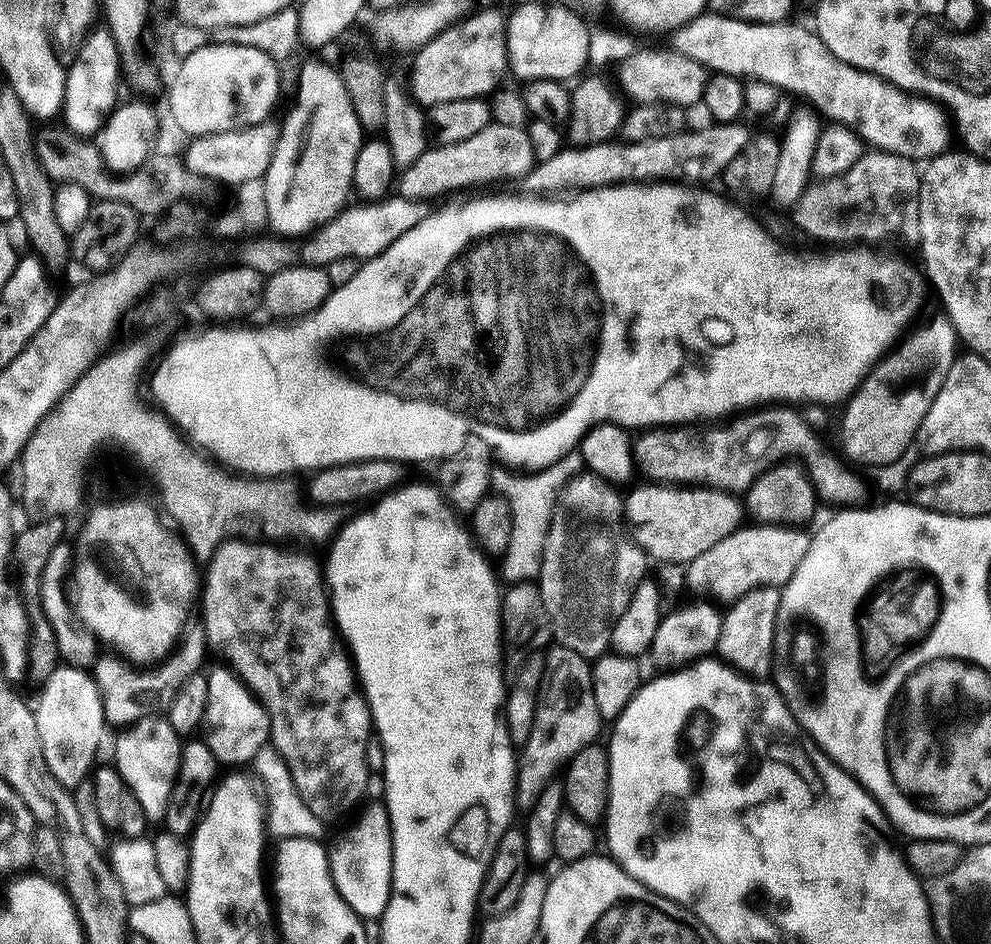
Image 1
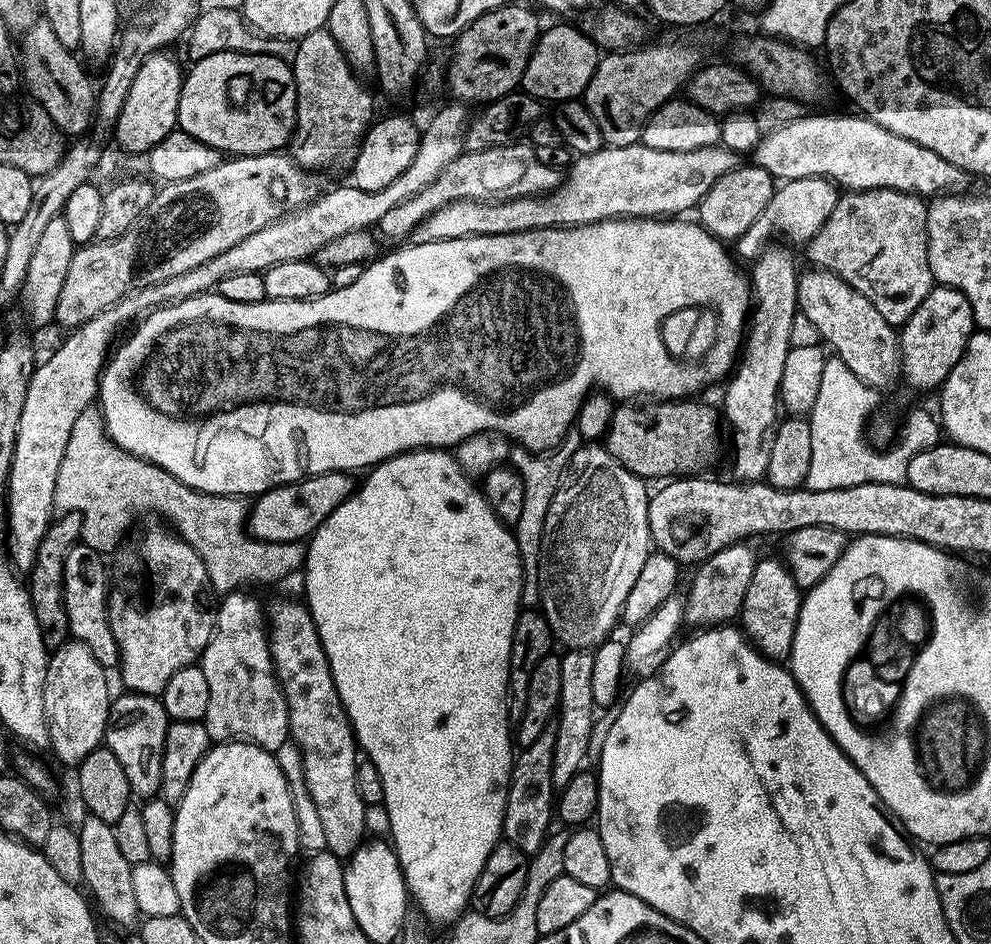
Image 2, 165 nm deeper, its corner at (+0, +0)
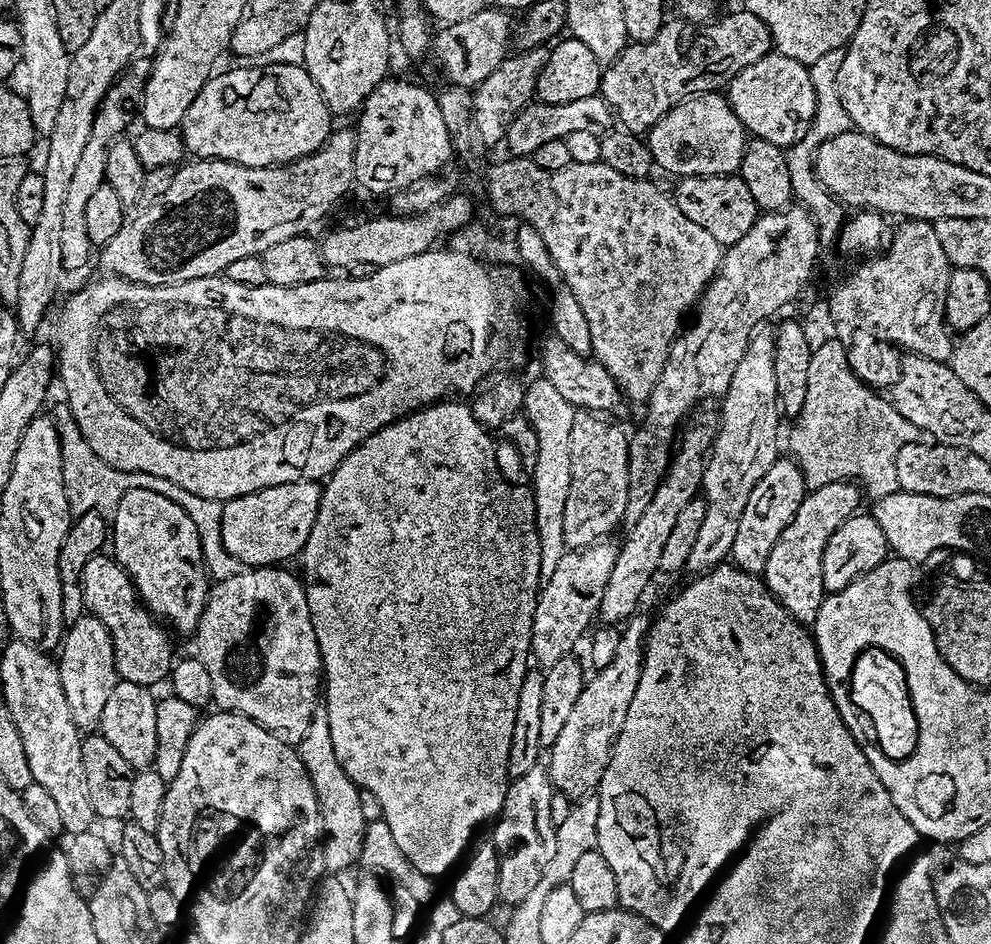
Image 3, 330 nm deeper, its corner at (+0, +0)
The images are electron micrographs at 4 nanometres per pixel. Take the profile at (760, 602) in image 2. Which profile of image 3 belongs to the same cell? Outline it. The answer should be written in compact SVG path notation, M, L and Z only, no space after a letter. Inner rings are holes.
M842 480L809 491L801 500L786 530L782 530L782 534L778 534L772 544L762 571L764 584L768 587L766 592L797 625L810 626L816 621L826 595L822 586L822 550L826 550L830 534L834 534L842 522L857 515L859 508L856 507L860 504L862 492L859 487L855 487L855 483Z

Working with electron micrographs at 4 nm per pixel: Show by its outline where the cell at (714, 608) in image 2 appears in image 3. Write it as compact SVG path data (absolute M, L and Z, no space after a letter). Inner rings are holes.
M792 458L776 459L749 494L749 501L742 511L742 518L739 519L737 533L732 543L731 559L750 574L761 573L770 556L773 542L778 538L778 534L782 534L782 530L786 530L805 495L803 474L796 461Z

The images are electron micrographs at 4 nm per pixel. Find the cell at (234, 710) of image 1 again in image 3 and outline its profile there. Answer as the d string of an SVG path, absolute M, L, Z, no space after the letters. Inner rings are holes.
M269 566L266 568L253 568L251 570L241 570L233 577L225 580L217 580L208 589L208 601L202 610L199 620L195 621L196 628L196 649L194 655L202 666L210 673L210 686L212 687L212 704L222 712L237 712L262 726L274 738L293 746L299 746L303 735L306 734L306 726L310 726L313 716L318 711L316 699L322 696L322 665L320 662L320 647L314 634L314 626L310 618L310 606L306 602L304 586L299 575L291 576L284 566Z

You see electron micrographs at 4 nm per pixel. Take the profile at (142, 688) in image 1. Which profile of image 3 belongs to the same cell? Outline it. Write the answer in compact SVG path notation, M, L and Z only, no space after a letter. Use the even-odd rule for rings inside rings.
M130 490L118 502L116 511L110 516L110 549L136 587L140 603L152 613L153 617L173 625L180 620L195 622L199 620L208 601L210 577L205 569L202 546L199 544L198 532L186 511L176 505L170 498L150 490Z

